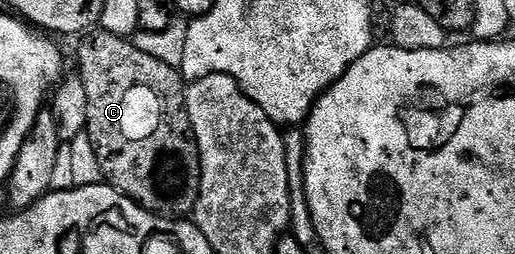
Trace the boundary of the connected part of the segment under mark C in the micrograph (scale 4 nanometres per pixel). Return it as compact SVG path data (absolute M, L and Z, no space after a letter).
M104 30L92 31L79 42L77 75L85 82L89 97L86 133L100 159L104 181L154 216L190 217L197 206L203 175L199 147L187 113L187 84L179 69L145 54L131 38Z

